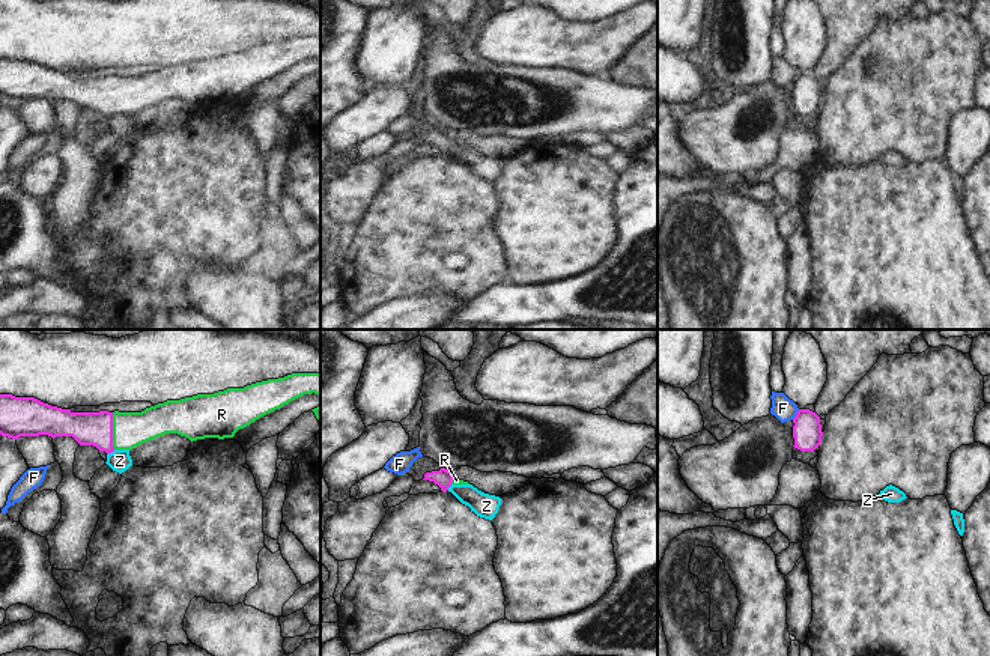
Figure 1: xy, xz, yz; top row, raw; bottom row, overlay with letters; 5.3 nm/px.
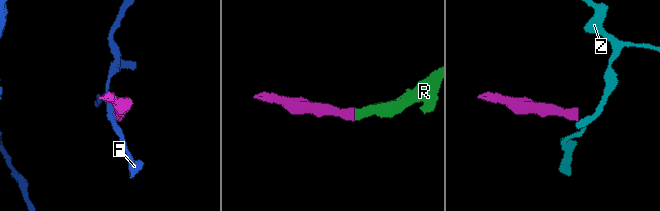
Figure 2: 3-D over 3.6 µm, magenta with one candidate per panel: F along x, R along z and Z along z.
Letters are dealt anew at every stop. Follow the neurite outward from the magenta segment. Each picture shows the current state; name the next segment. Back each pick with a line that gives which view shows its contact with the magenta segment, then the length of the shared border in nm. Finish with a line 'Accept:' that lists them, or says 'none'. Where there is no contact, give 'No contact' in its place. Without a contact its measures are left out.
R: Touches magenta in xy. Shared border 200 nm
Accept: R

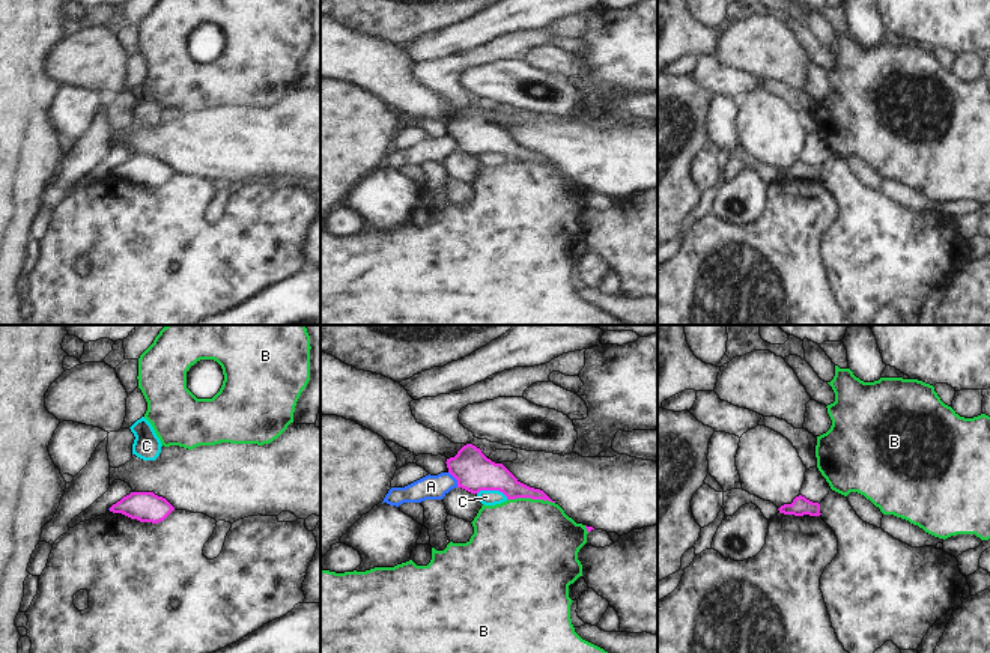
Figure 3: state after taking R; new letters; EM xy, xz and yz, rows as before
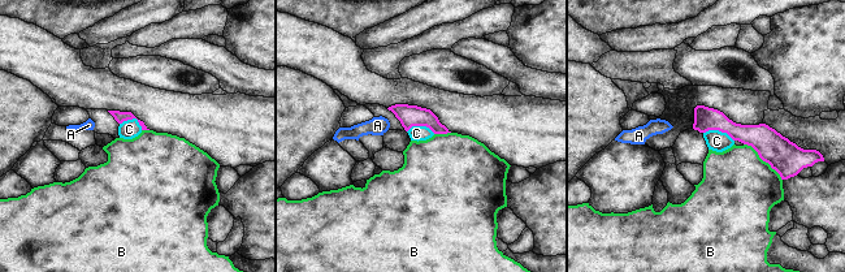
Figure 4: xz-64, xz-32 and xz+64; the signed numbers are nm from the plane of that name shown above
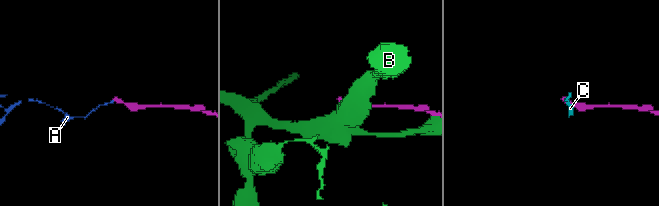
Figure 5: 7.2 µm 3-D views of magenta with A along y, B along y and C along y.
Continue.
Accept: none

